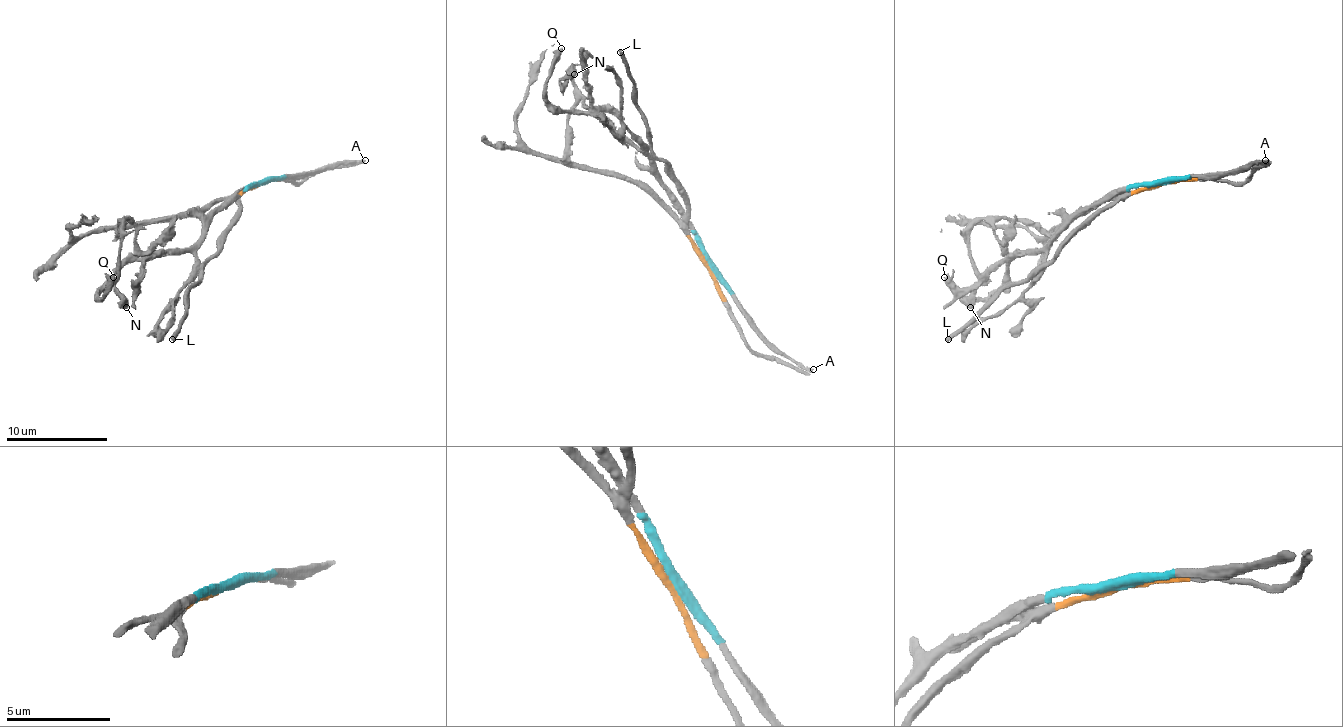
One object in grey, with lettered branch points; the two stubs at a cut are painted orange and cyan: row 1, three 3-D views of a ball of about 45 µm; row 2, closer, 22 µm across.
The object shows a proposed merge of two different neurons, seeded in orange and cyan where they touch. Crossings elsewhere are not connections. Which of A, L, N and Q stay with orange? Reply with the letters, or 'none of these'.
L, N

